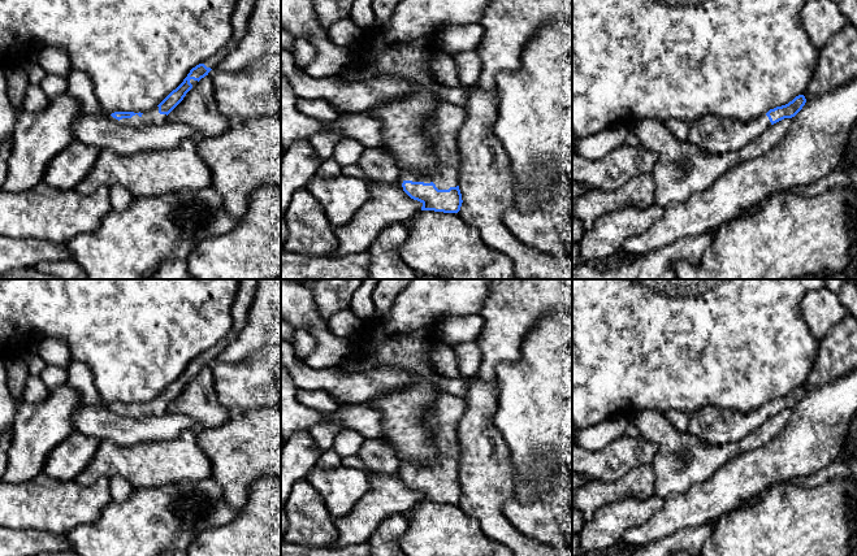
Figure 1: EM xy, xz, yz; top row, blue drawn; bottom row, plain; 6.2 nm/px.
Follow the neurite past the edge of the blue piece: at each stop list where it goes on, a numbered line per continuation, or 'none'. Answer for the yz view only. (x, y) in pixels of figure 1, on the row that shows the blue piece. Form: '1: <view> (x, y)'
1: yz (715, 134)

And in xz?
1: xz (442, 127)

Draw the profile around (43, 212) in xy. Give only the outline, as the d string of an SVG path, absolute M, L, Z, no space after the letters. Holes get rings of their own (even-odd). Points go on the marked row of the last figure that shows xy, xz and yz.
M44 182L23 192L0 190L0 235L69 243L79 234L98 230L111 210L108 187L90 195L56 190Z

